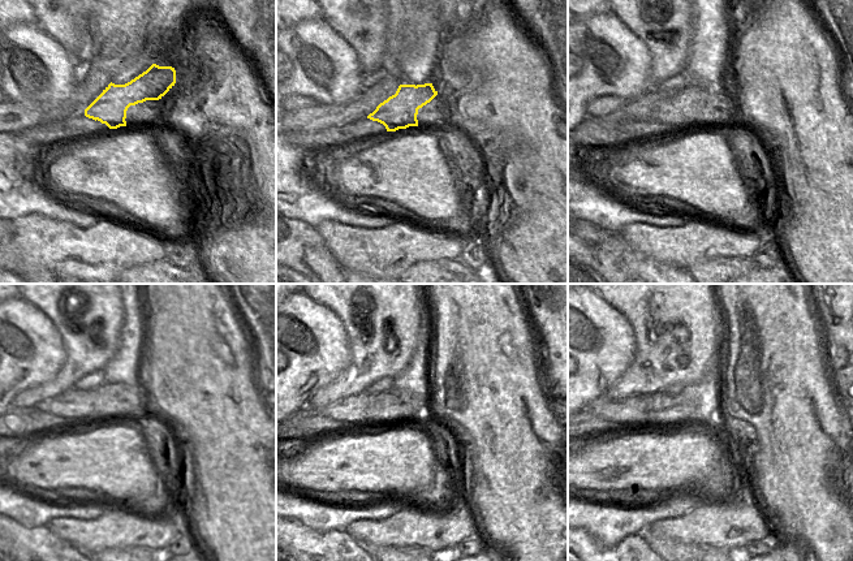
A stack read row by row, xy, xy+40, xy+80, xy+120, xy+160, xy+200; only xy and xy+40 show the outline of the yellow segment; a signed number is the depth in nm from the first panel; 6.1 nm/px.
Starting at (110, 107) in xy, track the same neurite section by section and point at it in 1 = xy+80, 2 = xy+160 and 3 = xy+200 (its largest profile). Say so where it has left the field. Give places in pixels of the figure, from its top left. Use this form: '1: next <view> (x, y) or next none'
1: next xy+80 (675, 112)
2: next xy+160 (353, 410)
3: next xy+200 (628, 413)

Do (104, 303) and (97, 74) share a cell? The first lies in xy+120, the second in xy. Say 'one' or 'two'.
two

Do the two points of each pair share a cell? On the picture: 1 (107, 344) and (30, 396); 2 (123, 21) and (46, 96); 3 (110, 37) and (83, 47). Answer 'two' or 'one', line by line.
1: one
2: two
3: two

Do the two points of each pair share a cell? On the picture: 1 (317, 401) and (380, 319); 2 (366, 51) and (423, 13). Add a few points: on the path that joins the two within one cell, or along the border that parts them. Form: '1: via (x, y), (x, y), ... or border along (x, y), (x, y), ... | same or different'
1: via (340, 388), (377, 352), (380, 342) | same
2: border along (387, 33), (387, 46), (380, 68) | different

